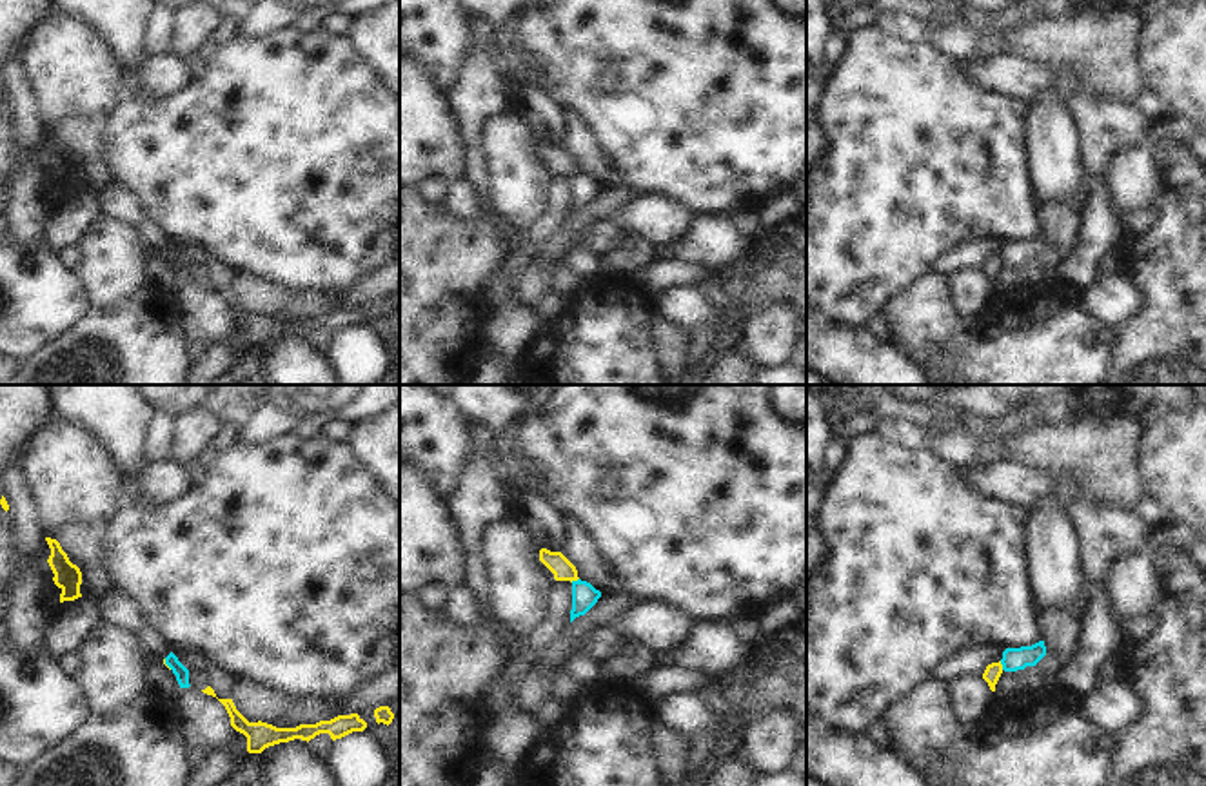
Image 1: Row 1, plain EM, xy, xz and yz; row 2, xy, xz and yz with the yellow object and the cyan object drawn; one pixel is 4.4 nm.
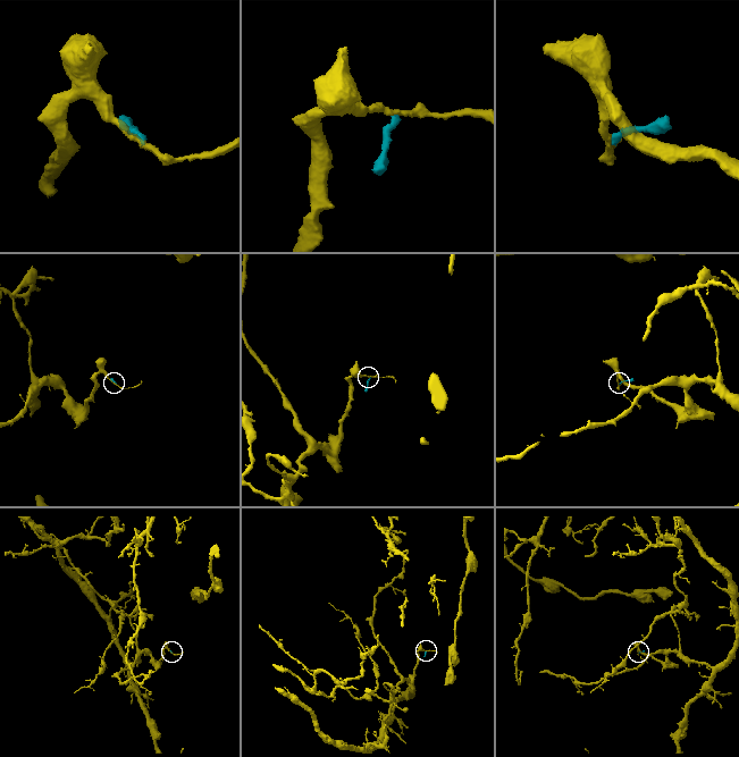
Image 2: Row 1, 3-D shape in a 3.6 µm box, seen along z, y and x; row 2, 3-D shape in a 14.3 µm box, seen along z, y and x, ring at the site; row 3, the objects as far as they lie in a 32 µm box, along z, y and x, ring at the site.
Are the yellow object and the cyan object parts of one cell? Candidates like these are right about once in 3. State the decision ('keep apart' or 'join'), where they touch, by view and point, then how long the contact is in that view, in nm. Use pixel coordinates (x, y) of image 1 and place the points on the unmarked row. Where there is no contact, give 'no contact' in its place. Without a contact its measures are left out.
keep apart; meets yellow in yz at (1001, 258); contact 40 nm long

